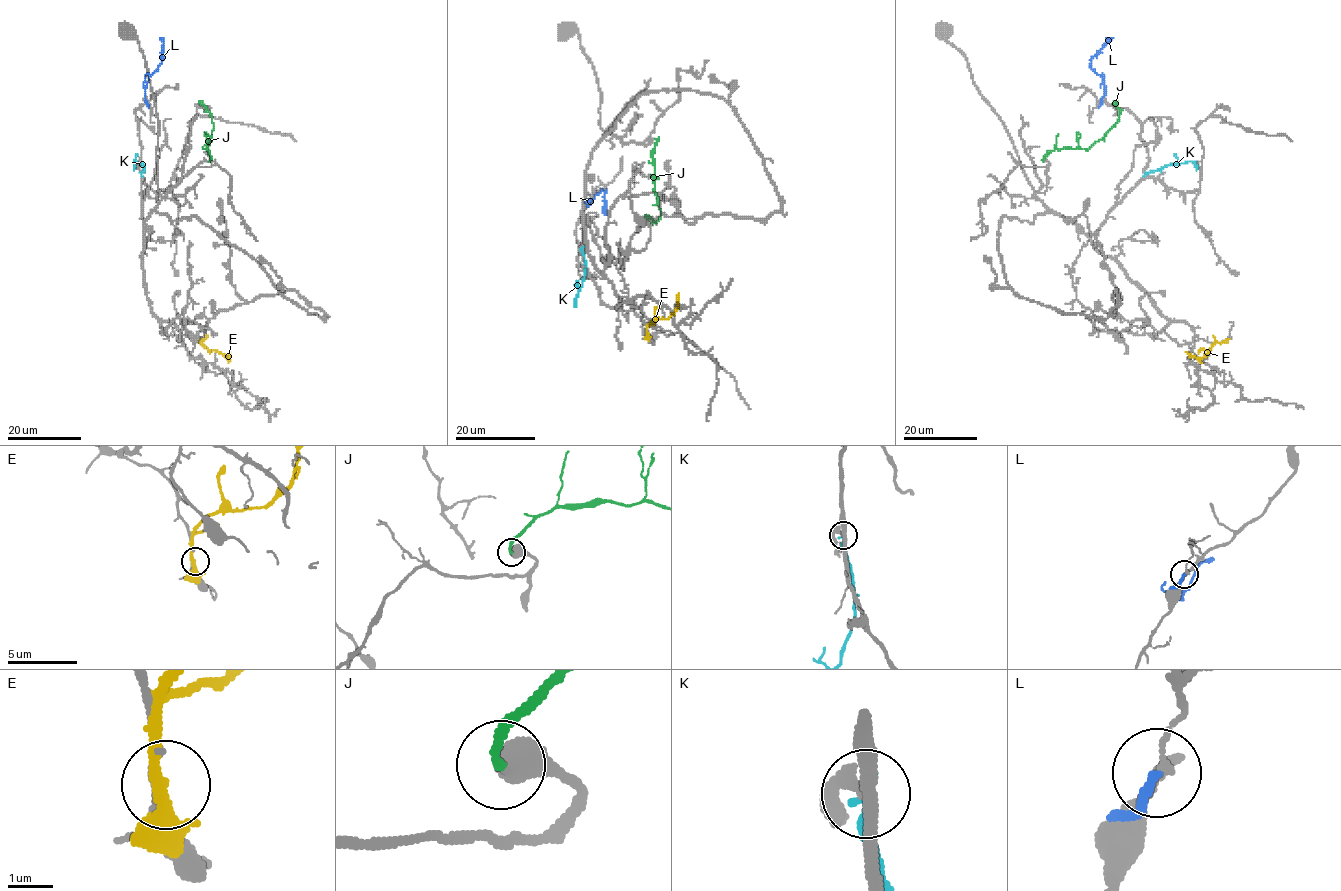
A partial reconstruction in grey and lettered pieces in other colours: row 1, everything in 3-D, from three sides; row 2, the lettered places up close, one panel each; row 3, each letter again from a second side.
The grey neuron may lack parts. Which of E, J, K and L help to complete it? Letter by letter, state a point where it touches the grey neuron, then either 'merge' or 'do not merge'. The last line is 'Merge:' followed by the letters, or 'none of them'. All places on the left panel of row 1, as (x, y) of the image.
E: (201, 341) | do not merge
J: (208, 161) | merge
K: (141, 175) | do not merge
L: (149, 106) | do not merge
Merge: J

